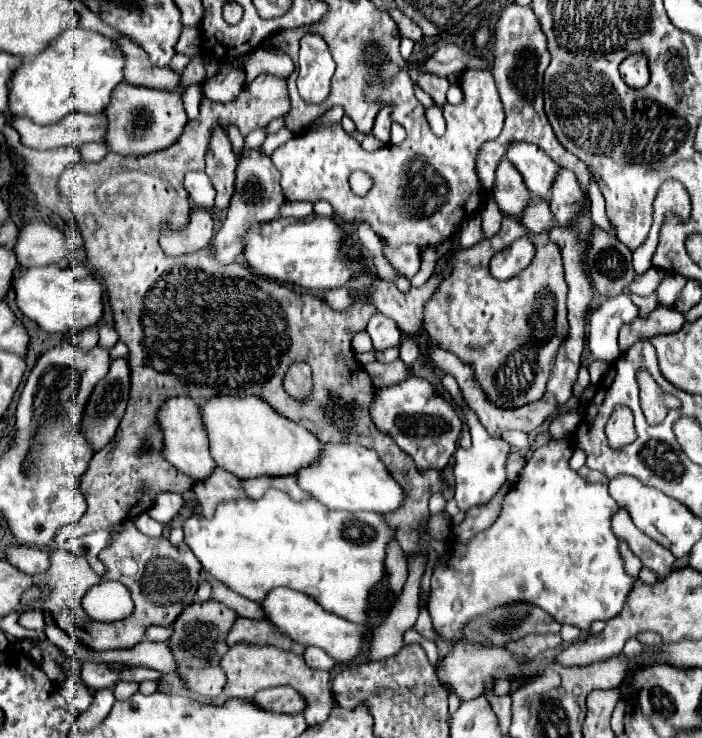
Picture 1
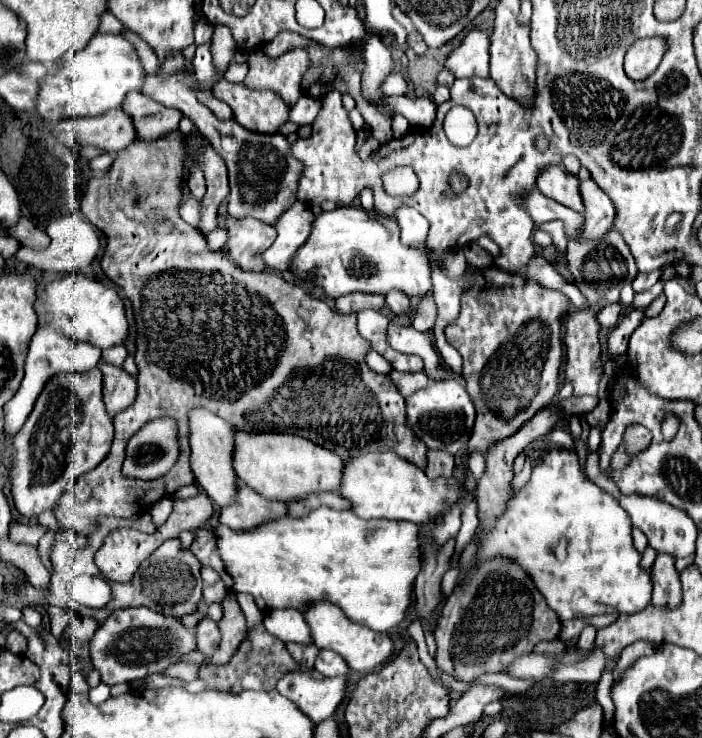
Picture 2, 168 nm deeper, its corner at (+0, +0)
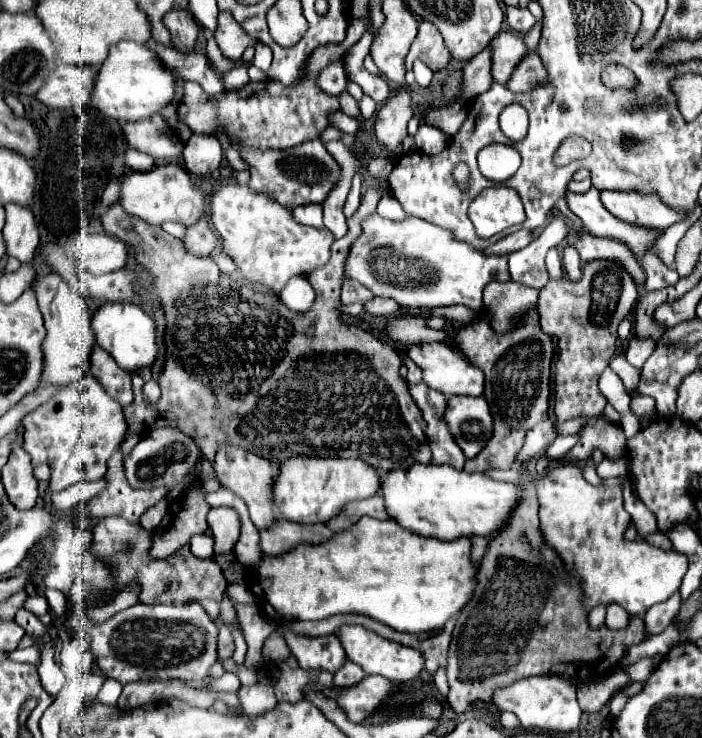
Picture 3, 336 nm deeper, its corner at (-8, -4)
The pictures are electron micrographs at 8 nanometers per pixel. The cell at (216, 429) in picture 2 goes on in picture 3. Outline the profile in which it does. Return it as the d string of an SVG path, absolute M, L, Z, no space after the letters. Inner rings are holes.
M220 445L218 453L216 453L216 463L214 463L214 471L216 477L222 481L222 485L230 491L234 491L238 497L242 497L250 509L250 519L252 523L262 531L262 529L270 529L270 525L276 521L276 515L272 511L274 501L272 501L272 483L278 475L278 465L274 465L272 461L258 457L250 451L244 449L236 449L234 445Z

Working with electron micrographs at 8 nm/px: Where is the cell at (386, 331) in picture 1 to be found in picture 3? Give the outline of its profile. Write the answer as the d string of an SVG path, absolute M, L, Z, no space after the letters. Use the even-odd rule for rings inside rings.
M424 343L424 345L412 345L408 349L408 357L422 367L424 383L432 389L440 389L444 395L482 395L484 393L484 371L472 365L460 351L444 345L444 343Z

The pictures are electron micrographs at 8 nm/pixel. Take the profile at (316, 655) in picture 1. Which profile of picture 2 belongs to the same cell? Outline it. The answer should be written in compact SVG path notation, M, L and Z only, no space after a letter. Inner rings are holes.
M322 649L316 657L316 663L314 663L314 669L324 675L324 677L338 677L338 675L346 675L348 673L348 665L346 661L334 653L334 651L328 651L328 649Z

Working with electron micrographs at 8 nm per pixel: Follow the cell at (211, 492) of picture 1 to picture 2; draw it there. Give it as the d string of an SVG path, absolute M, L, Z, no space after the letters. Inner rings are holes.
M238 481L238 491L236 497L230 505L220 507L218 521L222 525L228 525L230 529L252 529L260 525L262 521L276 519L286 515L286 505L280 501L262 497L242 481Z

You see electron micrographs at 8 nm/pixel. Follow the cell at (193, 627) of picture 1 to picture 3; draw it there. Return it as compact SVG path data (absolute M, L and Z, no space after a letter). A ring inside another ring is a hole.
M220 627L220 637L218 637L218 655L220 659L230 659L234 653L234 639L228 627Z

